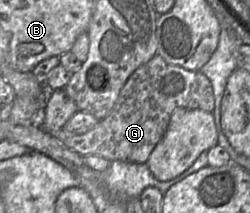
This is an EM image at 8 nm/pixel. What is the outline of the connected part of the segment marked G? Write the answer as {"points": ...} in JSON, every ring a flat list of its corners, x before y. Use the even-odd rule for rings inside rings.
{"points":[[156,54,132,73,111,112,92,130,81,135,66,134,62,129,48,132,81,156,95,155,109,161,146,163,164,135,176,108,212,112,214,106,213,86,207,76,201,71,191,71,170,64]]}

